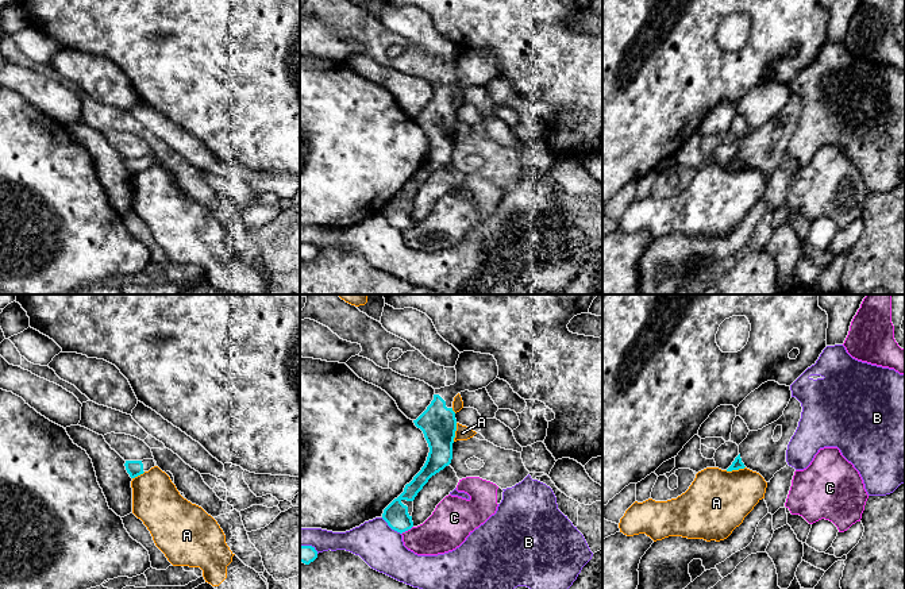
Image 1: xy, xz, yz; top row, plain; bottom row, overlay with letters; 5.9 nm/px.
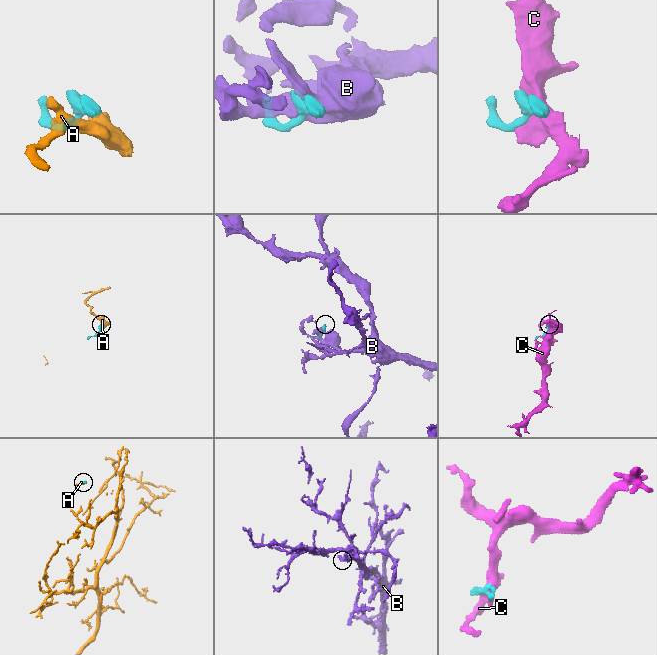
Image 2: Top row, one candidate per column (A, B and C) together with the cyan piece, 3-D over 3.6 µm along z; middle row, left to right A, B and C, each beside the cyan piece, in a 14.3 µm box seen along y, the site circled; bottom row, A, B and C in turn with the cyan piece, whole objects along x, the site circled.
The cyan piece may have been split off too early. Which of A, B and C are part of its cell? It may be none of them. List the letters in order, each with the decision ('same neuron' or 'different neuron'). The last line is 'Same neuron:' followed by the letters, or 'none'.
A: different neuron
B: different neuron
C: different neuron
Same neuron: none

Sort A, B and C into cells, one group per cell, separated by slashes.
A / B / C

